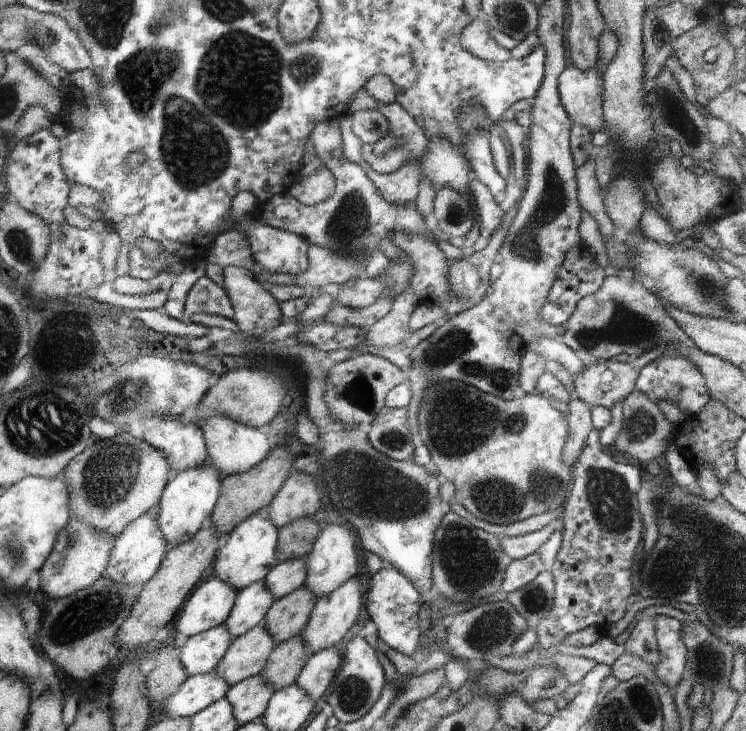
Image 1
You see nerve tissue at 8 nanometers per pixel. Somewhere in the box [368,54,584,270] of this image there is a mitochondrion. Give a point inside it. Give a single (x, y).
(526, 245)

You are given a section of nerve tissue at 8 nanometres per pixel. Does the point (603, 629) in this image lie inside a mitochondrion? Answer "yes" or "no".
no

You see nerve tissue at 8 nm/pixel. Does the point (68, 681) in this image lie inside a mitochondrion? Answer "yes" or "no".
no

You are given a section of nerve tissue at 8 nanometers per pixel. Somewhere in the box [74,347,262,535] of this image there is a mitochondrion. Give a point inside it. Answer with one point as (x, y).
(109, 476)

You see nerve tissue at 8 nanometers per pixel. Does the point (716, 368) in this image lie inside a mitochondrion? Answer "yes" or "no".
no

